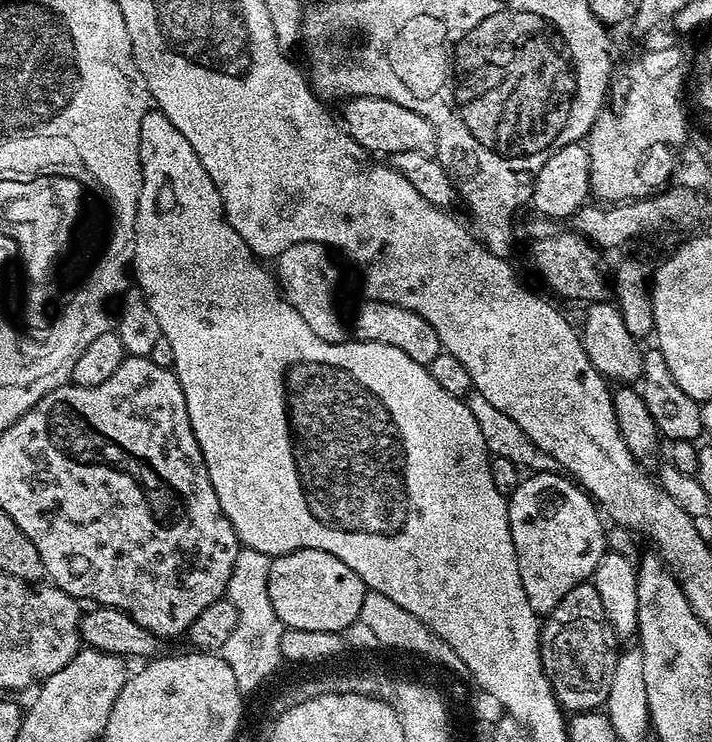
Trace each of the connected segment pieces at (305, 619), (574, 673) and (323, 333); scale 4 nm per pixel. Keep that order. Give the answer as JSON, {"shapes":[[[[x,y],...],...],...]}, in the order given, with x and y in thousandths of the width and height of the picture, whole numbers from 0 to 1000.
{"shapes":[[[[420,739],[386,751],[379,763],[376,794],[385,825],[400,848],[476,853],[504,837],[514,796],[508,779],[503,779],[486,757],[469,752],[469,747],[458,741],[440,739]]],[[[829,784],[806,790],[806,795],[801,795],[801,801],[795,801],[795,806],[763,832],[758,891],[788,956],[808,962],[850,953],[864,908],[865,867],[868,858],[862,844],[857,844],[857,833],[851,833],[846,805]]],[[[419,326],[409,329],[386,352],[386,371],[390,373],[390,387],[399,403],[430,429],[430,437],[447,456],[465,464],[482,464],[483,426],[478,422],[478,410],[472,406],[472,392],[478,388],[478,367],[472,363],[473,346],[463,338],[461,330],[447,326]]]]}

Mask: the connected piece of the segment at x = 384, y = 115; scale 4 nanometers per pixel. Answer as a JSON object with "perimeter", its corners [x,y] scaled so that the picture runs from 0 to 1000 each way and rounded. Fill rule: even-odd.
{"perimeter":[[[500,129],[482,139],[485,177],[493,181],[500,191],[520,208],[528,210],[549,210],[566,202],[588,204],[600,210],[611,209],[612,178],[601,162],[579,148],[570,148],[546,133],[524,129]]]}

